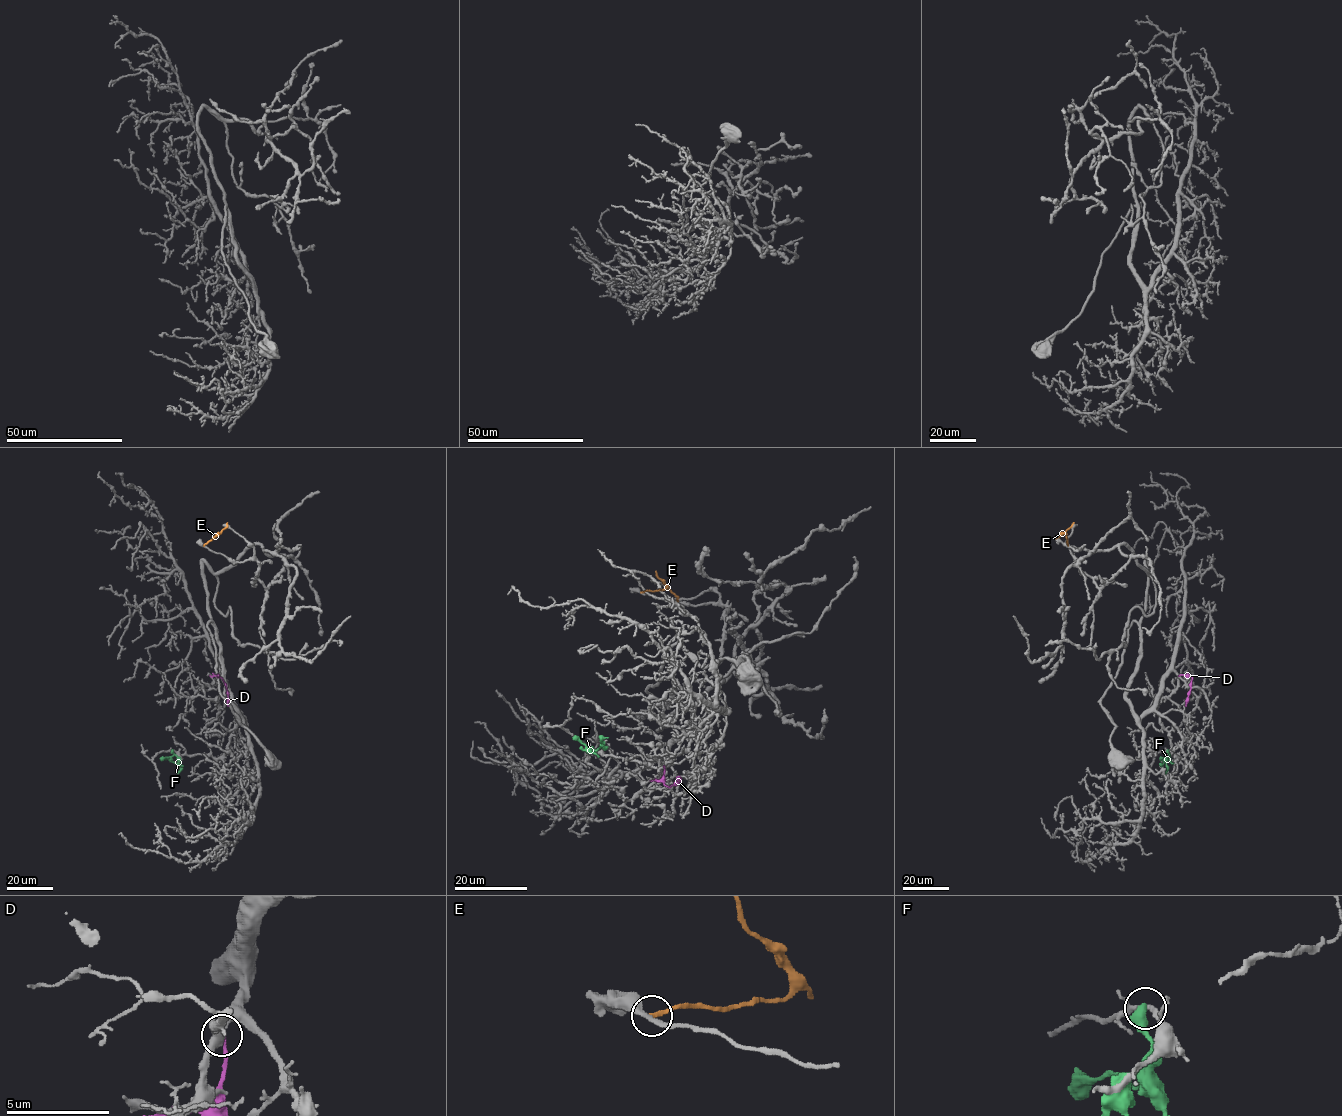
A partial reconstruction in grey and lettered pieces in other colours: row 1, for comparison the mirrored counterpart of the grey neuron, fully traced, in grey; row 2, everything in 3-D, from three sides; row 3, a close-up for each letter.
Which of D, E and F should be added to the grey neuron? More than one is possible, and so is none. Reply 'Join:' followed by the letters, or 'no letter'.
Join: no letter

